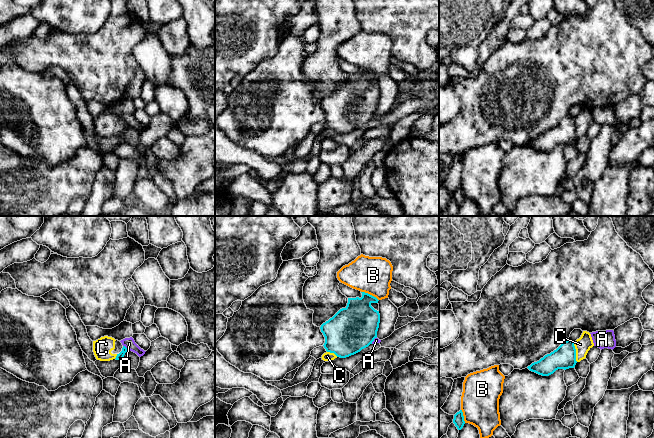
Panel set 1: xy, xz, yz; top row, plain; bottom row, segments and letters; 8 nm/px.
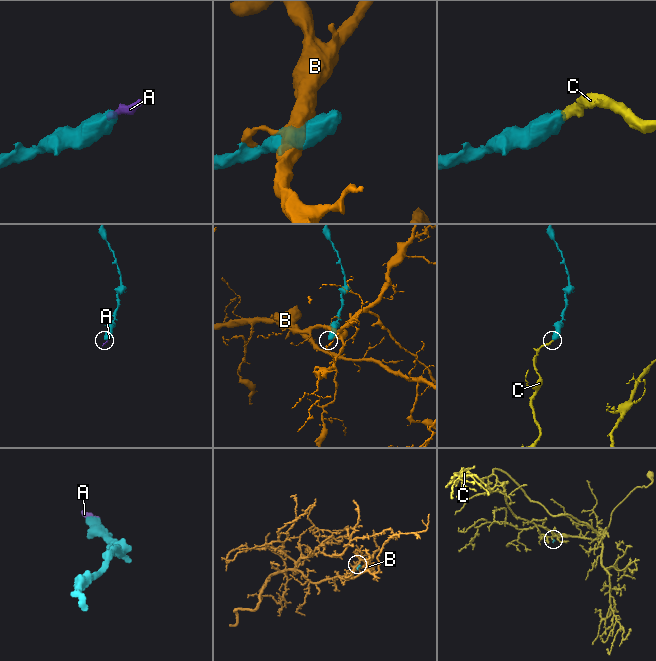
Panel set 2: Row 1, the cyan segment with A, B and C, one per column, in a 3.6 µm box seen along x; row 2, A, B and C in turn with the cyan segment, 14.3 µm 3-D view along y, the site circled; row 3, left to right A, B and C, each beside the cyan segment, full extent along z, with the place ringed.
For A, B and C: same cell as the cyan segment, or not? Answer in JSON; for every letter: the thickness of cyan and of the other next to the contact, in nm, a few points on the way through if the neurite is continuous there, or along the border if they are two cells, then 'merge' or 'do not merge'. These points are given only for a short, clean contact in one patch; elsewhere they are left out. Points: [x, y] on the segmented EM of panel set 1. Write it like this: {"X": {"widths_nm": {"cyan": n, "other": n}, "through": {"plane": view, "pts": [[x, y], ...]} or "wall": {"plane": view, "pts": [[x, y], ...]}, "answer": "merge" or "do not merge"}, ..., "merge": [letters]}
{"A": {"widths_nm": {"cyan": 50, "other": 90}, "wall": {"plane": "xy", "pts": [[123, 345], [128, 349]]}, "answer": "do not merge"}, "B": {"widths_nm": {"cyan": 320, "other": 300}, "answer": "do not merge"}, "C": {"widths_nm": {"cyan": 190, "other": 130}, "through": {"plane": "yz", "pts": [[564, 357], [570, 352], [575, 352], [582, 345]]}, "answer": "merge"}, "merge": ["C"]}

